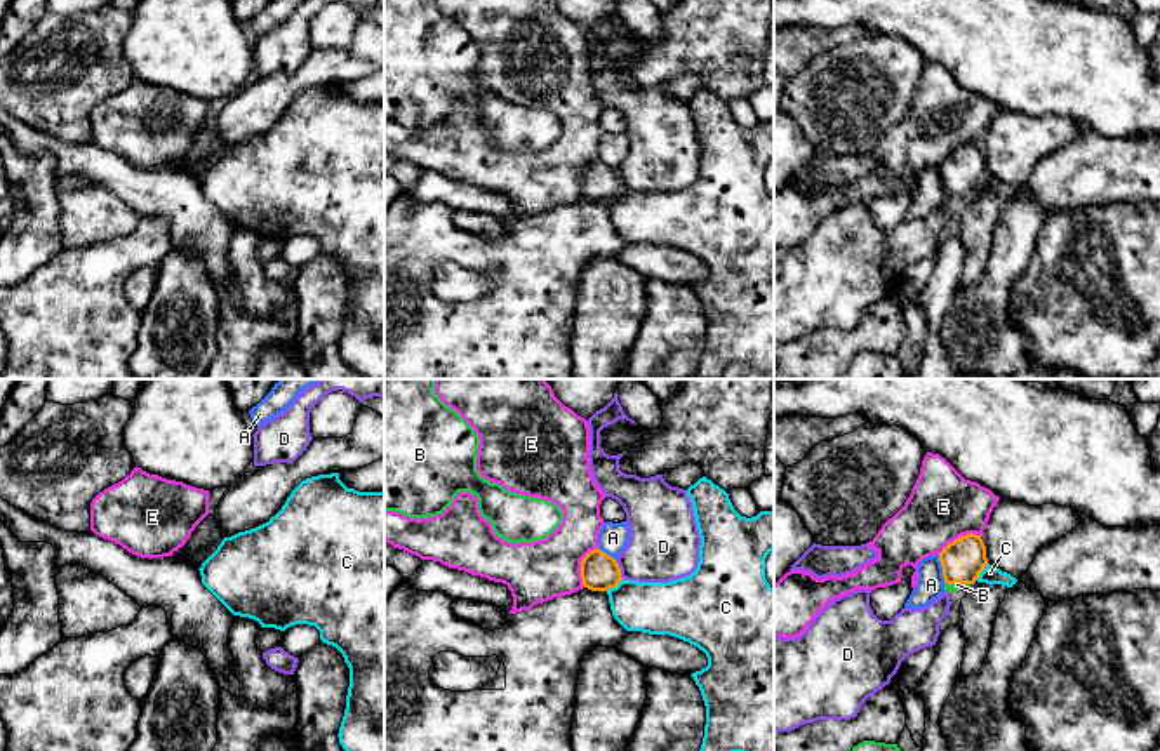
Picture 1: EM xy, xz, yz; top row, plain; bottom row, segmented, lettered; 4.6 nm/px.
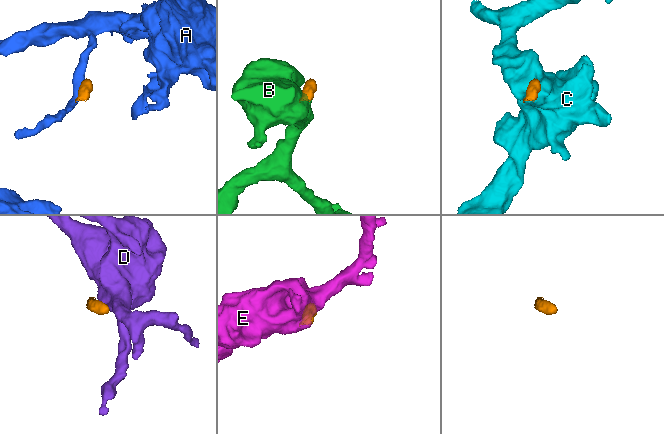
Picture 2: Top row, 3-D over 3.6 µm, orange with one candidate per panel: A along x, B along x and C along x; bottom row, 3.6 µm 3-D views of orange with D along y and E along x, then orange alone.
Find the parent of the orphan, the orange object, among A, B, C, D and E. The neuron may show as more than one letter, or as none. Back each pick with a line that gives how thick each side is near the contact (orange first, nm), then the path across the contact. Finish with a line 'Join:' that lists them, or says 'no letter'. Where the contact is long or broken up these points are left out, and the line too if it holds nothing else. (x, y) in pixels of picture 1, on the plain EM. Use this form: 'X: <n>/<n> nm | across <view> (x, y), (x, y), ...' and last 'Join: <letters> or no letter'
B: 200/40 nm | across yz (962, 171), (957, 192), (948, 199)
Join: B

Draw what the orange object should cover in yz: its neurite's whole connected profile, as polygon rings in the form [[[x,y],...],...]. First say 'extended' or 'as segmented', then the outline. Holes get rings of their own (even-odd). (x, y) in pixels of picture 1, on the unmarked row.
extended; [[[967,144],[950,153],[941,163],[944,202],[951,203],[960,198],[969,198],[986,179],[986,156],[981,146]]]

